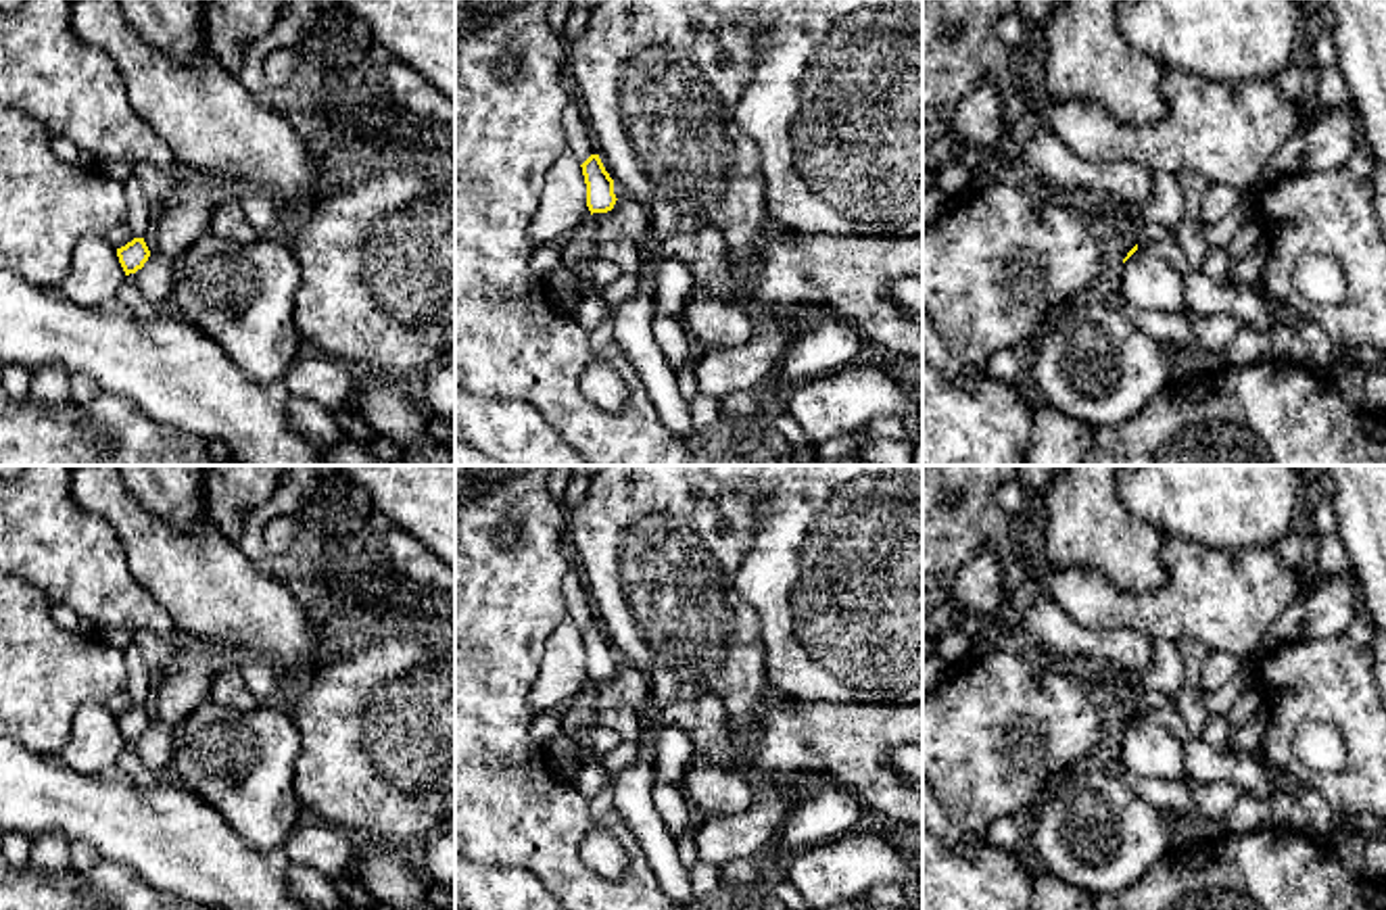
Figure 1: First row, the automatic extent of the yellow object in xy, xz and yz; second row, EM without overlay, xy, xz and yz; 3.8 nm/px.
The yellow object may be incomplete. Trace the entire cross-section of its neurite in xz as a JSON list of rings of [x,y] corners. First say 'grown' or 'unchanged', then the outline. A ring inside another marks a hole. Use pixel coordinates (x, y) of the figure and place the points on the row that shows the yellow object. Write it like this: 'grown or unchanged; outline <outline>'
unchanged; outline [[[591,154],[582,165],[587,184],[587,207],[593,213],[607,213],[616,205],[614,179],[605,171],[599,154]]]

